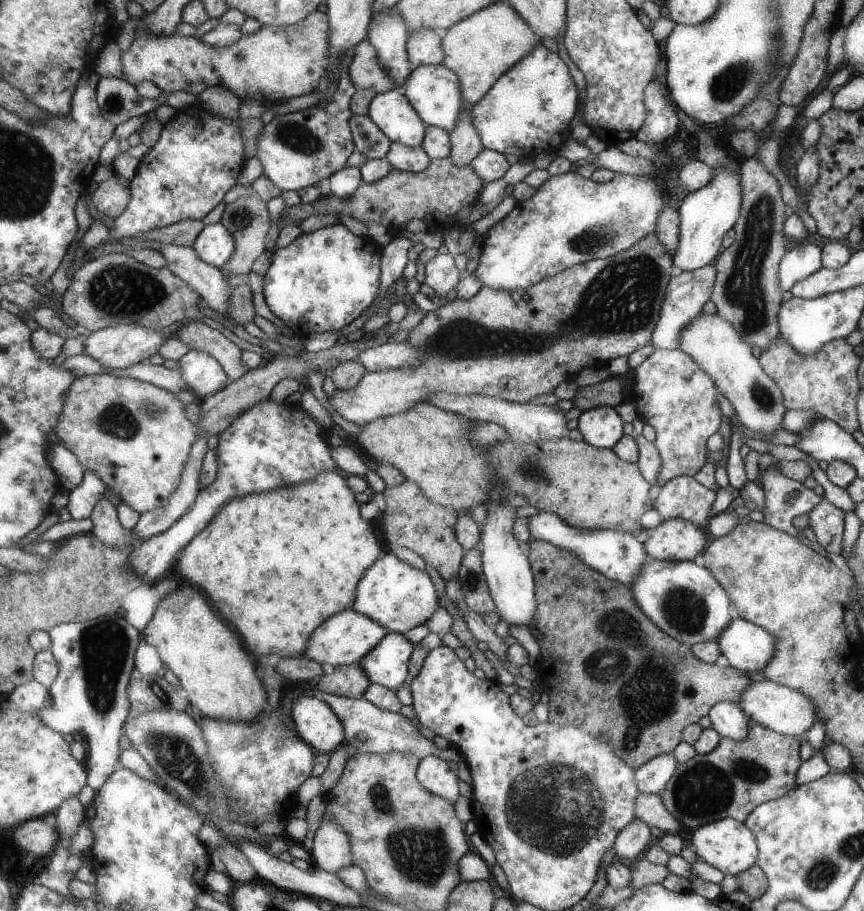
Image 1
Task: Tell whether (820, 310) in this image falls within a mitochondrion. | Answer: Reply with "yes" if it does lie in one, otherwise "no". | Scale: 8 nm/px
no

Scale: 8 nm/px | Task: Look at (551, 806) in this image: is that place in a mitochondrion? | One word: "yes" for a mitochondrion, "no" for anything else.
yes

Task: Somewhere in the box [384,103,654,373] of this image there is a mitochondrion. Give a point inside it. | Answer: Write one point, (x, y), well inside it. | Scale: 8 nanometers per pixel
(593, 238)

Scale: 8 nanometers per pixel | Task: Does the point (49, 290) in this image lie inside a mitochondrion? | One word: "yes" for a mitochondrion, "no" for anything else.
no

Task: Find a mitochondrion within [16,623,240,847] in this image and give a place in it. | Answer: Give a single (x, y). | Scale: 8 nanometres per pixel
(176, 755)

